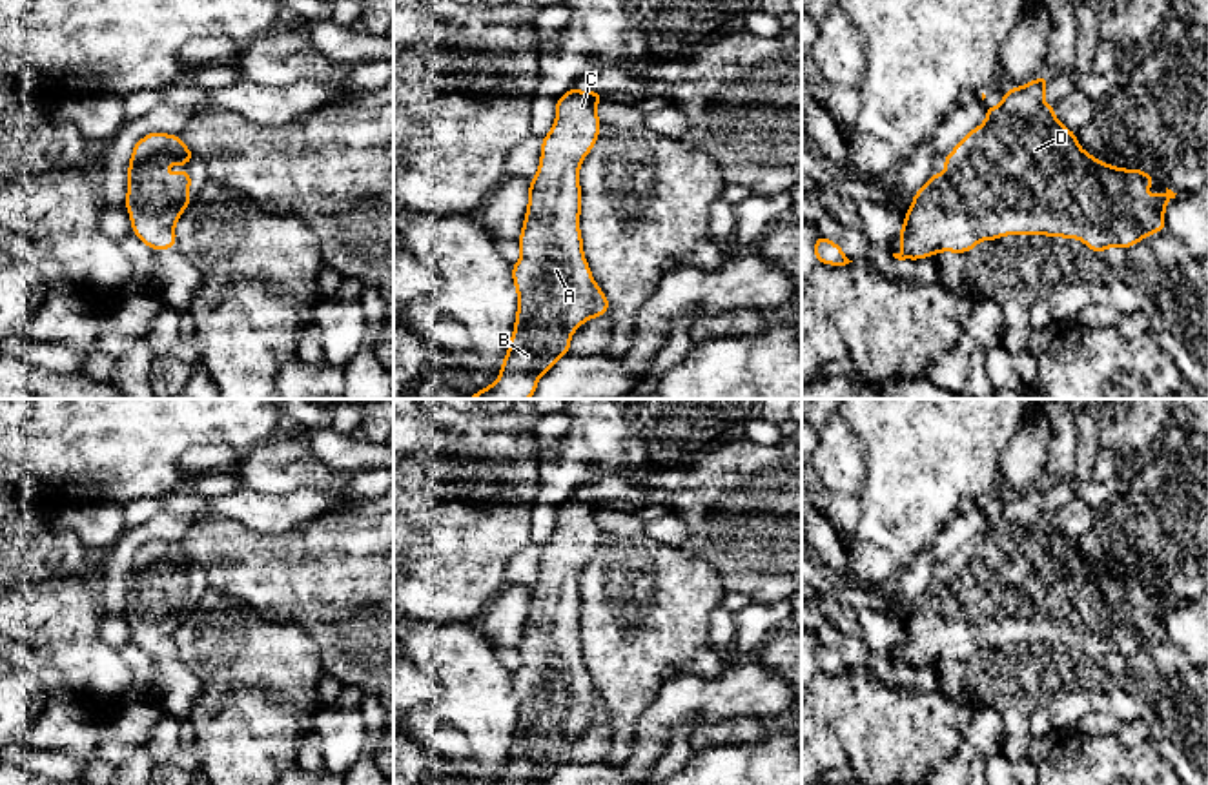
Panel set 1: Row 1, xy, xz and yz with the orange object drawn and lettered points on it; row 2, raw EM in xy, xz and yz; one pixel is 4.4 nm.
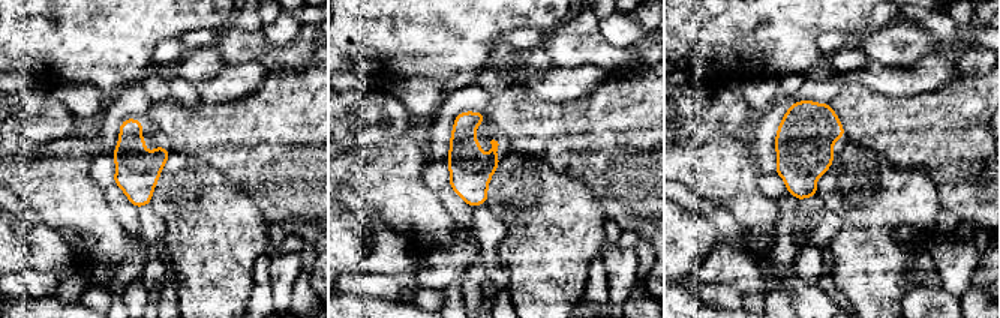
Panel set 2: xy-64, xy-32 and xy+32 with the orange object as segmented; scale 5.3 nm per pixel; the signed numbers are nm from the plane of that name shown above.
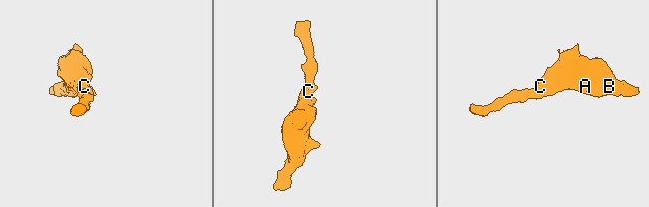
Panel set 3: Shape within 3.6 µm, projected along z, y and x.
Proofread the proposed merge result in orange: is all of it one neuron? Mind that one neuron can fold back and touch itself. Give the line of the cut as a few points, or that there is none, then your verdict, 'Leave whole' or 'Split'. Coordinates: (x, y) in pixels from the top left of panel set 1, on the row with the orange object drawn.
No split. Leave whole

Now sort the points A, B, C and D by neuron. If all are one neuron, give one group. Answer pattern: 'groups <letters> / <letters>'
groups A B C D

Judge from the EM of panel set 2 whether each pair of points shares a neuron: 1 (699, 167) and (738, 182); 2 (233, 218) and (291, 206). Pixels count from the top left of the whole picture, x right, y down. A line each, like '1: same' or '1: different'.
1: same
2: different

